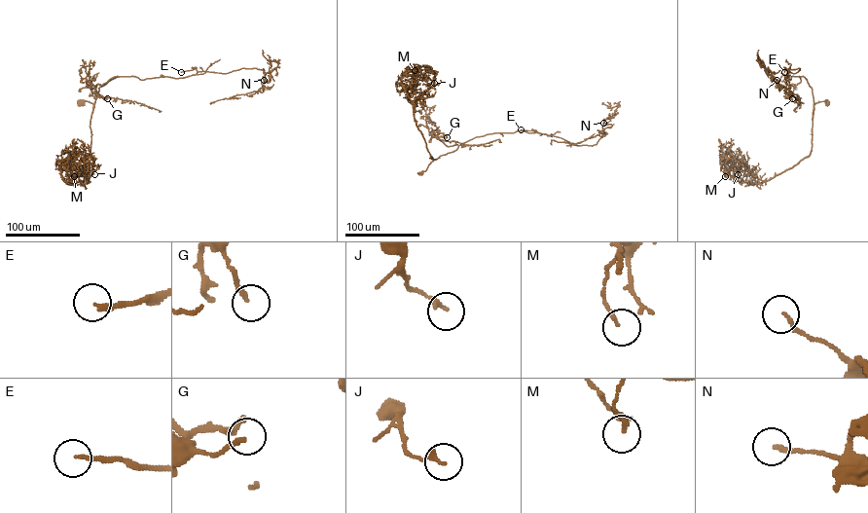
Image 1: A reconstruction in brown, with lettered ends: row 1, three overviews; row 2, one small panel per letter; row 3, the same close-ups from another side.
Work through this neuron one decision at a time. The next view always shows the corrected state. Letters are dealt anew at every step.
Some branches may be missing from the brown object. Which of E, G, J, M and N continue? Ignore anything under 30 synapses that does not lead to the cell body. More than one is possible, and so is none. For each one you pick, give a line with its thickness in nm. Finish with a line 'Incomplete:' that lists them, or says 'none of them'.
E: calibre 180 nm
Incomplete: E

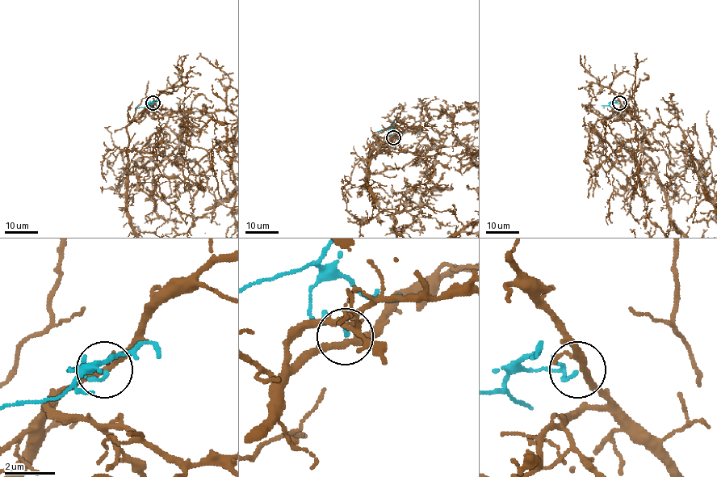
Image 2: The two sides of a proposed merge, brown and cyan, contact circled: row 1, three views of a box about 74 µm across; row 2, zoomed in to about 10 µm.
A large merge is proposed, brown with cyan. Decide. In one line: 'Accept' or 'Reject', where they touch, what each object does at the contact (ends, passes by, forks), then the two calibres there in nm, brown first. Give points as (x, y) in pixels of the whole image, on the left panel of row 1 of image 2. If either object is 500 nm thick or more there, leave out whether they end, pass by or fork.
Reject. Place: (153, 103). At the ring brown forks. At the ring cyan ends. Thickness 220 nm (brown) against 140 nm

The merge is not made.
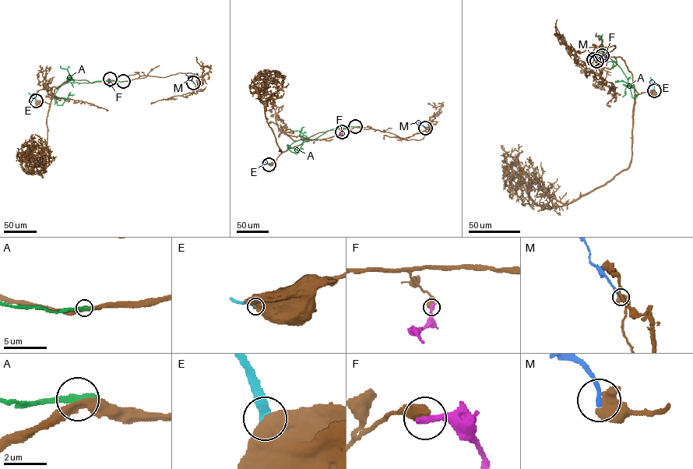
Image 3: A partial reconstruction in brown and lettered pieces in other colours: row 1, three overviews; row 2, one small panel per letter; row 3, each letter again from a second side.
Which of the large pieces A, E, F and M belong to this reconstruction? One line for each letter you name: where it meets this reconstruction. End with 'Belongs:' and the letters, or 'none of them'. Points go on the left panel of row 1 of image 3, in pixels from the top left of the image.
Belongs: none of them

